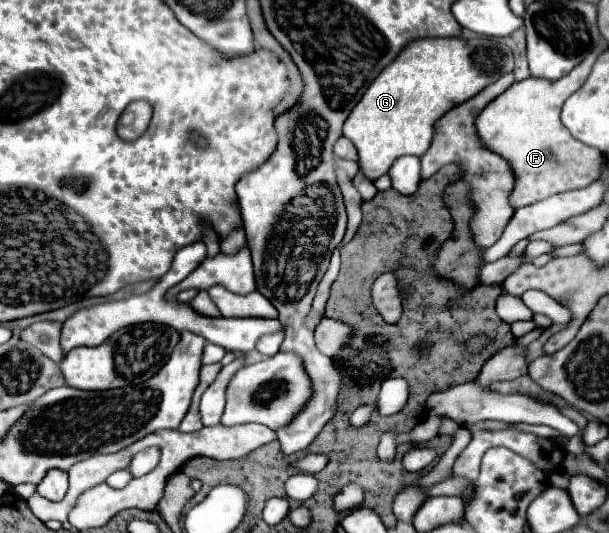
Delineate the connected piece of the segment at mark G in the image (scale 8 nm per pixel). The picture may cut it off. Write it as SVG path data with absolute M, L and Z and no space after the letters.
M491 37L415 39L369 85L363 99L357 103L357 107L347 117L347 121L343 125L343 135L353 141L353 145L359 151L361 169L365 171L365 175L369 179L375 181L391 169L391 165L397 157L403 157L403 155L421 157L429 149L431 137L433 137L433 127L435 127L437 119L443 117L443 113L447 113L455 105L461 105L467 99L471 99L481 89L495 83L499 77L503 77L509 71L513 71L513 51L497 39L491 39Z

